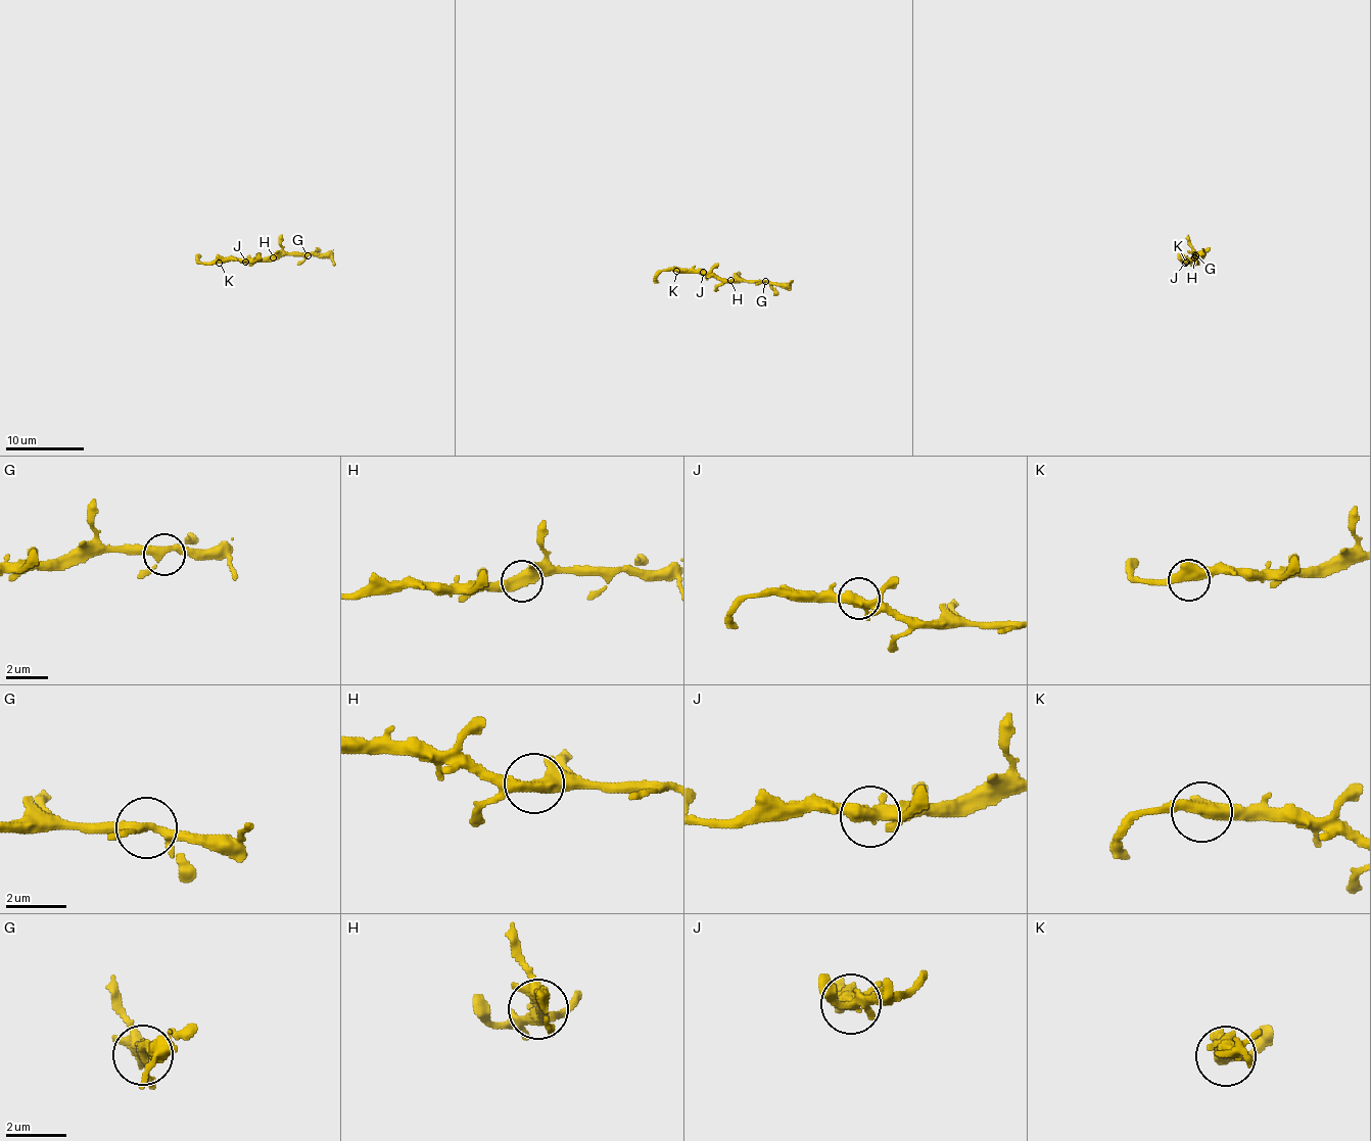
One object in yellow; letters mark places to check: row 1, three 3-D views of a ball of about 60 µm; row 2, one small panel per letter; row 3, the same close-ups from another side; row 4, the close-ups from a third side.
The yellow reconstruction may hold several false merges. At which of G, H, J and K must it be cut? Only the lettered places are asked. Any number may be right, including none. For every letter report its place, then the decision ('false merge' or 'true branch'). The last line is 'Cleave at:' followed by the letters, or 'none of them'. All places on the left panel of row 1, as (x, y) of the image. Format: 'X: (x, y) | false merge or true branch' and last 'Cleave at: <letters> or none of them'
G: (308, 255) | true branch
H: (273, 257) | true branch
J: (245, 262) | true branch
K: (219, 263) | true branch
Cleave at: none of them

